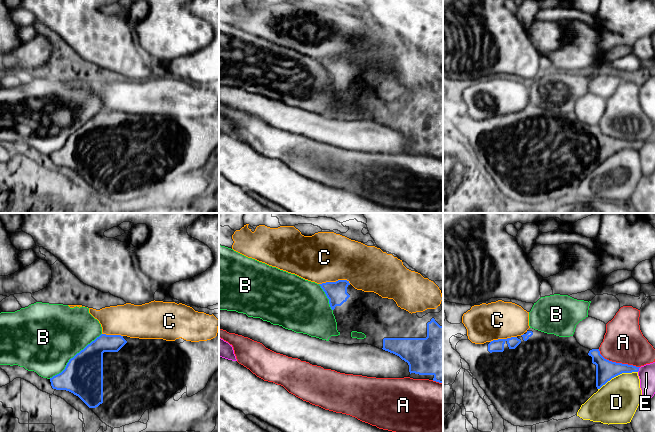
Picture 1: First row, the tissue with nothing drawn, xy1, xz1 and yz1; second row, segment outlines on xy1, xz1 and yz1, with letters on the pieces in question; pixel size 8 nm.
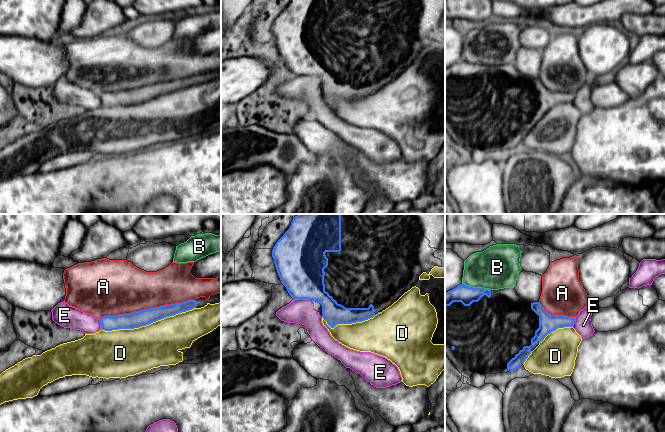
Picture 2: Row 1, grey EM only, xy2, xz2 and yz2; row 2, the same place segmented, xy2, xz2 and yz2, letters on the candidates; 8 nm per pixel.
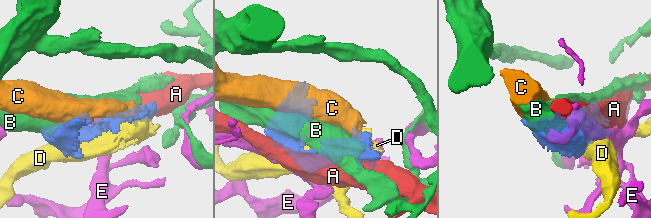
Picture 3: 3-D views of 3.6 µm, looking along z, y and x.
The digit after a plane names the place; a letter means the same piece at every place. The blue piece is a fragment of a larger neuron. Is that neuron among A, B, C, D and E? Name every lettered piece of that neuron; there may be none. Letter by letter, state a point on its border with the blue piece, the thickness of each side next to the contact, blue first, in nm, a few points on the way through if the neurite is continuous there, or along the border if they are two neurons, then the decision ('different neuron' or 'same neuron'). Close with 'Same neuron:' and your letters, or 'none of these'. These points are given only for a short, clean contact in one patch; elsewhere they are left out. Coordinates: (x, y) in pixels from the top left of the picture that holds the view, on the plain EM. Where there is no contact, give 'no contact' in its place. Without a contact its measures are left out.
A: meets blue in xy2 at (146, 85); 130 nm thick on the blue side, 400 nm on the other; different neuron
B: meets blue in xy1 at (74, 132); 320 nm thick on the blue side, 480 nm on the other; different neuron
C: meets blue in xz1 at (334, 58); 170 nm thick on the blue side, 400 nm on the other; different neuron
D: meets blue in xy2 at (148, 100); 130 nm thick on the blue side, 360 nm on the other; different neuron
E: meets blue in xz2 at (302, 74); 380 nm thick on the blue side, 200 nm on the other; different neuron
Same neuron: none of these

